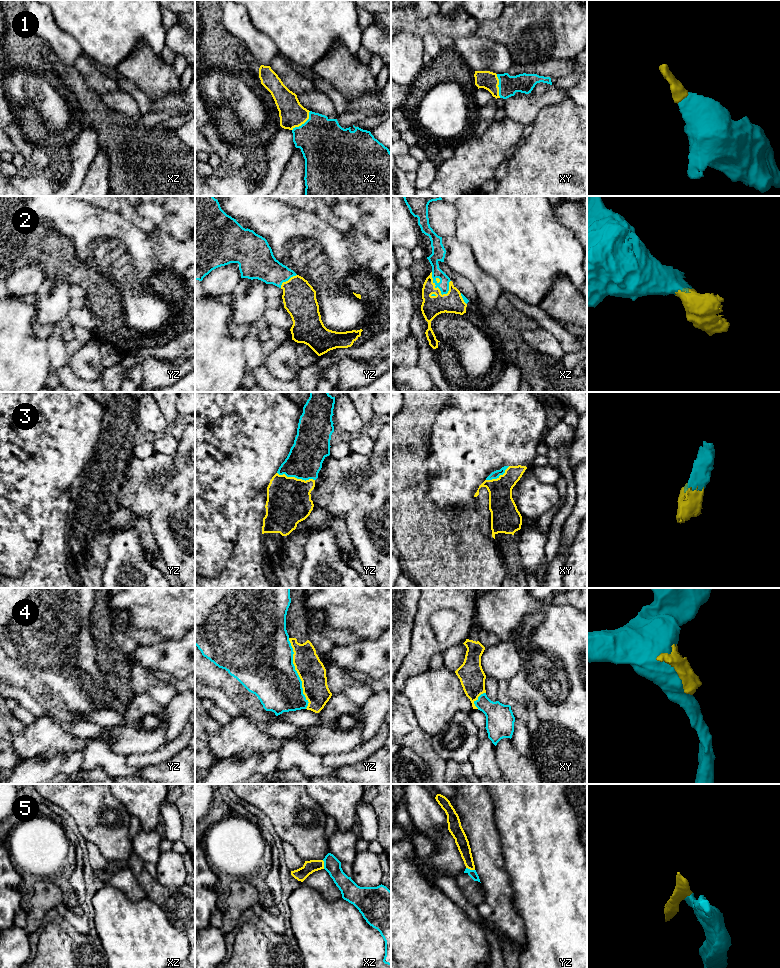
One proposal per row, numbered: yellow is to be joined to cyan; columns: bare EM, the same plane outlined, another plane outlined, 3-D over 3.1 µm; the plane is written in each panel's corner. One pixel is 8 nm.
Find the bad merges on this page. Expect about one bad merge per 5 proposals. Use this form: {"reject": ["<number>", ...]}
{"reject": ["4", "5"]}

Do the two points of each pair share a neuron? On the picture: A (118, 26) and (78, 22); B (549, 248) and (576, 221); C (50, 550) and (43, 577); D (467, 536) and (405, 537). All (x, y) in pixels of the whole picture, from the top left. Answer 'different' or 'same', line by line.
A: same
B: different
C: same
D: same

